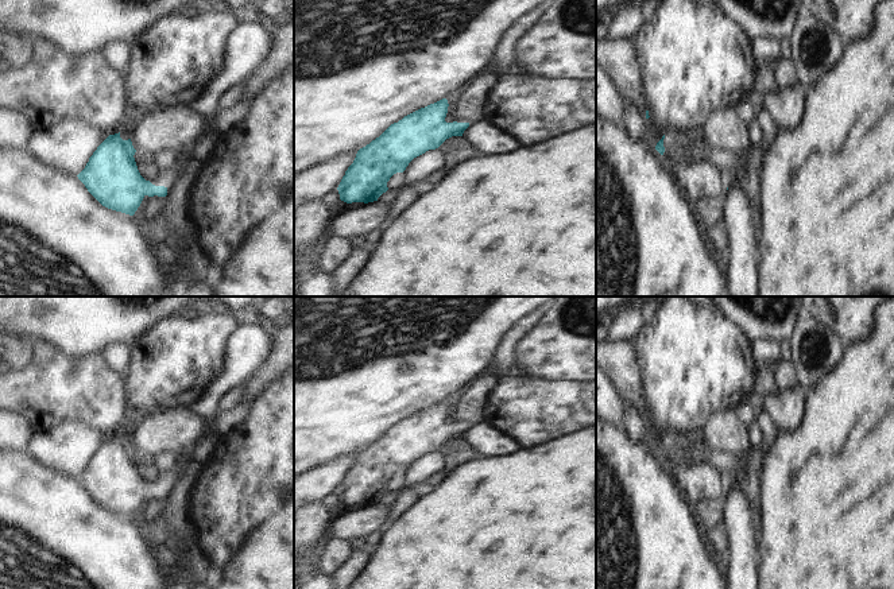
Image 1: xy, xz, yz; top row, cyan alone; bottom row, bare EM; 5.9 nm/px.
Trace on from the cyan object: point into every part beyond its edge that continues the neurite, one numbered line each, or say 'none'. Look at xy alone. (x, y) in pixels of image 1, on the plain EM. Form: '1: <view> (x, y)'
none

